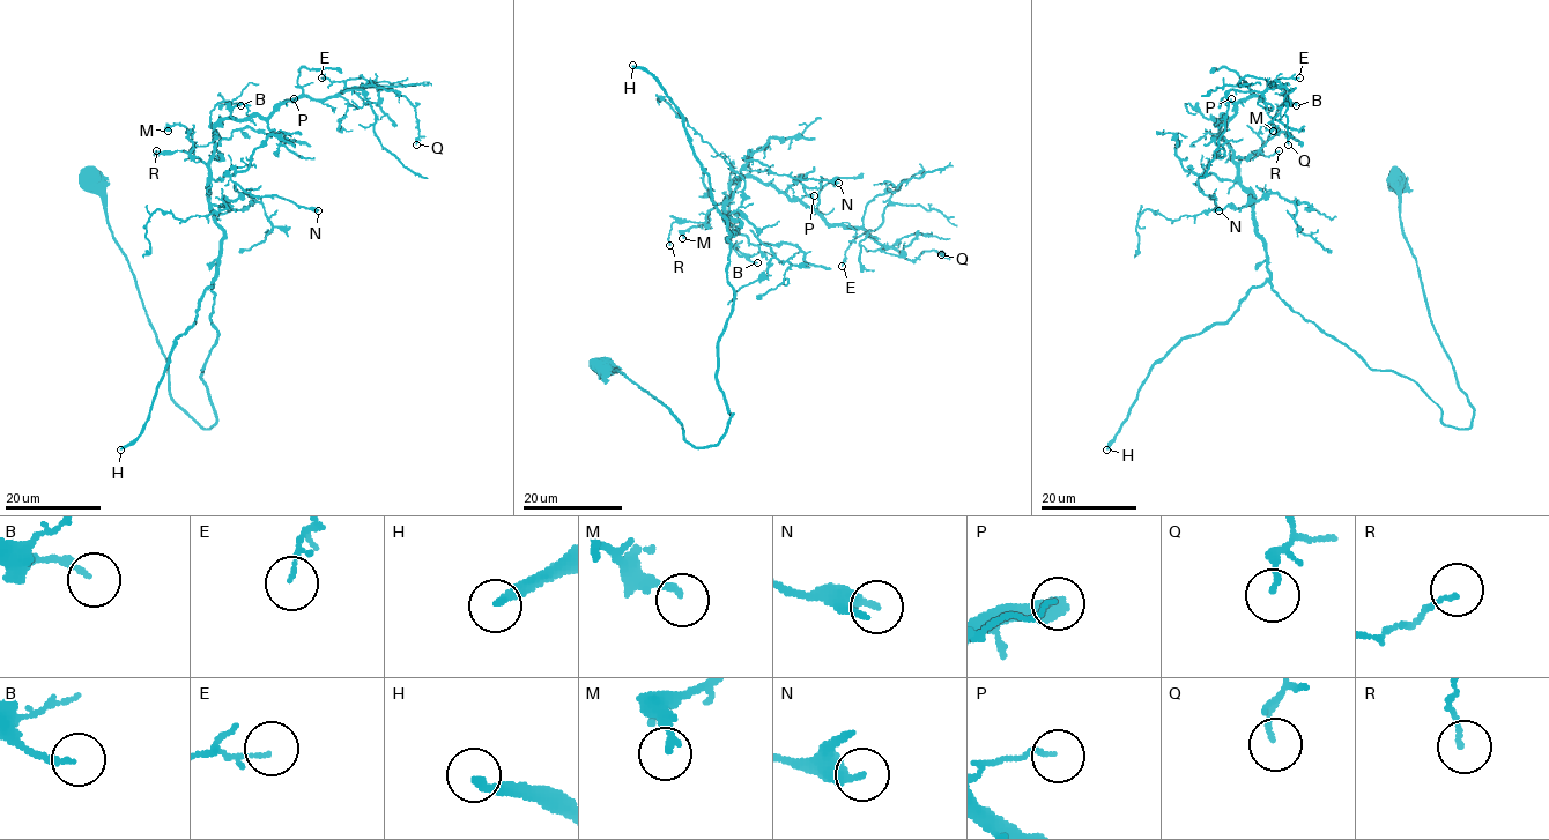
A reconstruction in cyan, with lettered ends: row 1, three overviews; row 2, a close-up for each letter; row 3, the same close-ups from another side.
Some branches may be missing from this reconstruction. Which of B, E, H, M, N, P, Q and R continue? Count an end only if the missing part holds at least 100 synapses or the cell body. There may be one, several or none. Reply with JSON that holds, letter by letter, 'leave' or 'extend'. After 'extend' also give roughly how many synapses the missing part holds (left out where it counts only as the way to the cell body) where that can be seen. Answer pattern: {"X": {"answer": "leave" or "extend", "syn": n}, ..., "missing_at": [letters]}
{"B": {"answer": "leave"}, "E": {"answer": "leave"}, "H": {"answer": "extend", "syn": 250}, "M": {"answer": "leave"}, "N": {"answer": "leave"}, "P": {"answer": "leave"}, "Q": {"answer": "leave"}, "R": {"answer": "leave"}, "missing_at": ["H"]}

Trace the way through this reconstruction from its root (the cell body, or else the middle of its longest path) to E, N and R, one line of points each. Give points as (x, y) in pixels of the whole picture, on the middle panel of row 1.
E: (603, 363), (695, 447), (719, 441), (739, 177), (861, 228), (842, 266)
N: (603, 363), (714, 445), (732, 415), (716, 372), (741, 168), (838, 183)
R: (603, 363), (695, 447), (725, 432), (717, 340), (740, 222), (719, 203), (704, 222), (675, 221), (669, 245)

